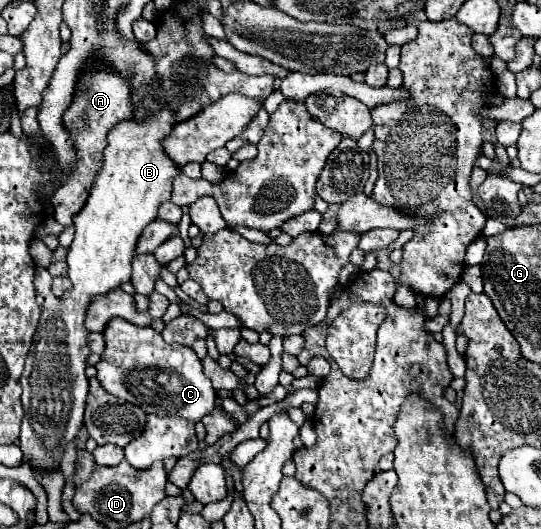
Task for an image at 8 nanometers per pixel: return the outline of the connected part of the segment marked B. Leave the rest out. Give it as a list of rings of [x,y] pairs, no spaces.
[[[163,108],[163,112],[155,112],[151,120],[125,120],[109,132],[103,168],[95,176],[85,206],[73,220],[77,232],[67,254],[73,290],[57,298],[51,292],[51,278],[43,276],[43,268],[39,266],[35,272],[35,288],[45,302],[21,376],[25,418],[19,446],[23,454],[31,458],[31,466],[39,470],[53,472],[59,468],[65,446],[77,436],[83,424],[85,398],[89,392],[85,366],[91,354],[85,340],[89,332],[83,326],[85,310],[91,298],[119,288],[121,282],[131,278],[135,244],[143,228],[157,218],[161,202],[171,198],[171,180],[179,174],[179,168],[175,168],[163,152],[163,138],[169,136],[173,126],[175,120],[171,120],[171,112]]]

